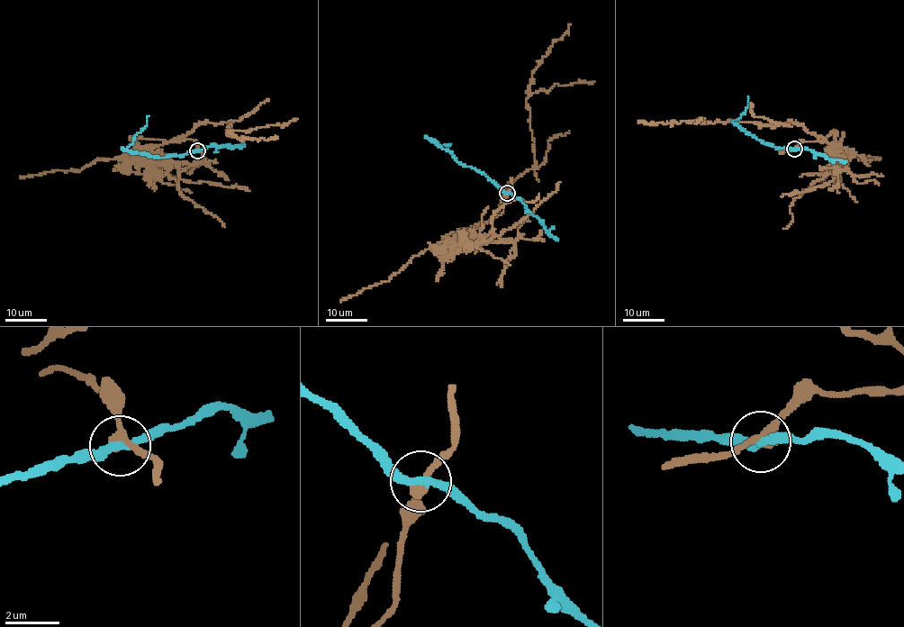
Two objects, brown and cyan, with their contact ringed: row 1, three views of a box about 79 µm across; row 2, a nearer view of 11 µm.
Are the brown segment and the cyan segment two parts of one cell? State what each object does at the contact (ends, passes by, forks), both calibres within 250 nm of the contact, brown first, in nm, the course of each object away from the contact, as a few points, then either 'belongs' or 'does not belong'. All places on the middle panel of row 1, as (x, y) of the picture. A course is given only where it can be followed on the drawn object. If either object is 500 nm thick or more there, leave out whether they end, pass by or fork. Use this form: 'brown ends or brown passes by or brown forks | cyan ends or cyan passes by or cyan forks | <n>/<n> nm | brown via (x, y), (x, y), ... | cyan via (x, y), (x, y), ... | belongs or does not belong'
brown passes by | cyan passes by | 340/280 nm | brown via (508, 192), (502, 212), (487, 222), (506, 188), (533, 168), (527, 105), (532, 71), (569, 23) | cyan via (506, 192), (483, 174), (460, 164), (431, 139), (439, 145), (450, 144) | does not belong

